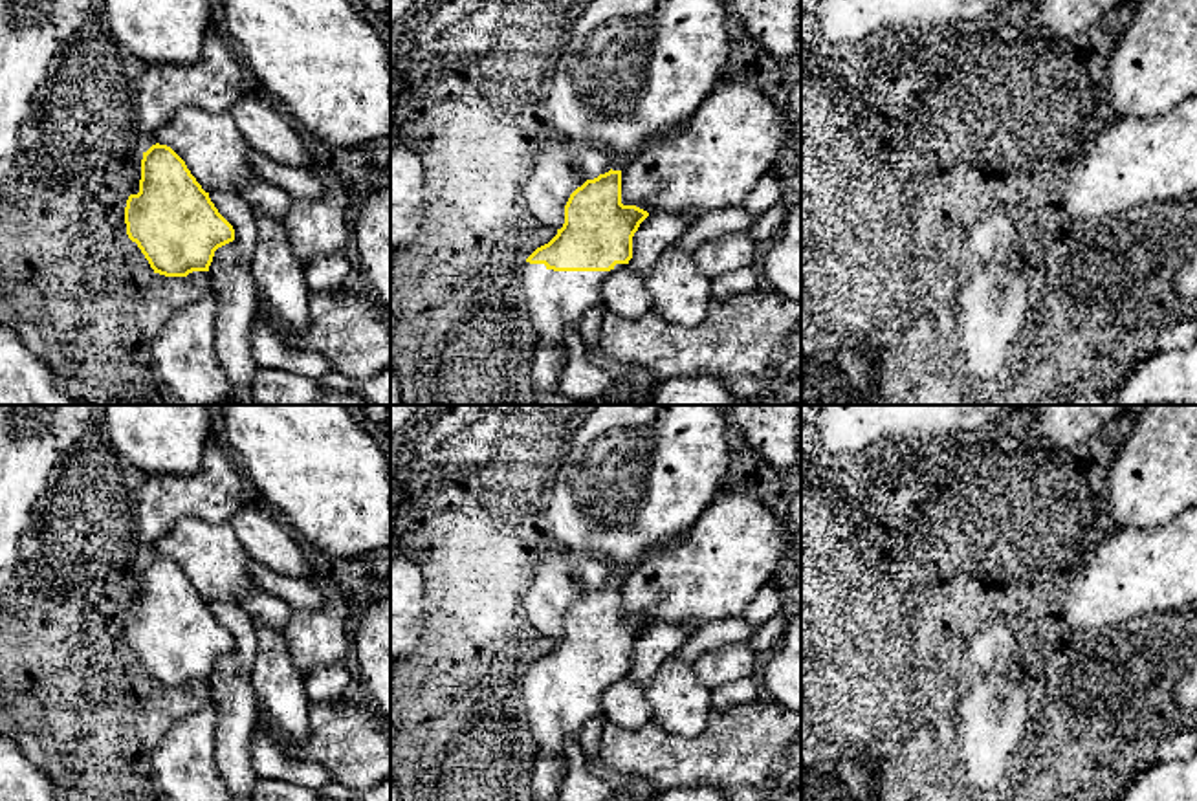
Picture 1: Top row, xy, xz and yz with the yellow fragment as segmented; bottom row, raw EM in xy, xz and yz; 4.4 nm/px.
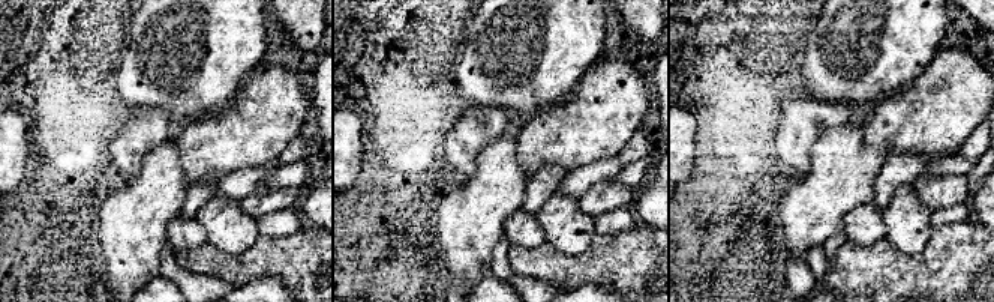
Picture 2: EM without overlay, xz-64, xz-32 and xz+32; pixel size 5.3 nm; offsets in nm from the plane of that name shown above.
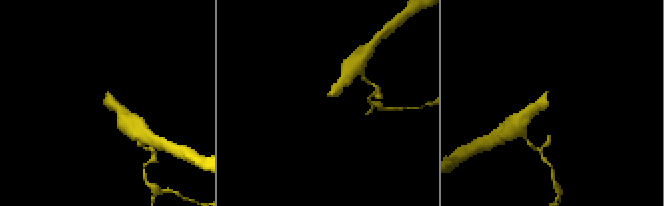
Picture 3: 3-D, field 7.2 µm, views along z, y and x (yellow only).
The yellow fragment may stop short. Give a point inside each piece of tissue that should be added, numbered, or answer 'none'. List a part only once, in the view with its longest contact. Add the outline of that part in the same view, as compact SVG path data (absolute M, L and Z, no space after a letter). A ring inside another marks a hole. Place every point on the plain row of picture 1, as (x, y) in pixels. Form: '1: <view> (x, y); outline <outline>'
1: xz (556, 712); outline M524 673L521 697L533 753L565 761L566 744L579 739L583 726L601 713L603 693L625 676L616 675L610 682L554 682L544 675Z

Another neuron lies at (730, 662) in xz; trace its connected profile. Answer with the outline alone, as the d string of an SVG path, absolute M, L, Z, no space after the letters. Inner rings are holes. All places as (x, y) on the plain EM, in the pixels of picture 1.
M746 642L728 643L713 651L702 653L693 671L697 680L713 689L717 686L752 676L755 671L757 654Z

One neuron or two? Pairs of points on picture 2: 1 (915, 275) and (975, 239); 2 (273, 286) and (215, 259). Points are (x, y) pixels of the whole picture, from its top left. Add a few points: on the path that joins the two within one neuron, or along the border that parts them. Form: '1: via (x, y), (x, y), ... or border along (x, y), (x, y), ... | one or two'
1: via (930, 274), (942, 272), (960, 254) | one
2: border along (240, 286), (267, 277), (278, 277), (285, 286) | two

